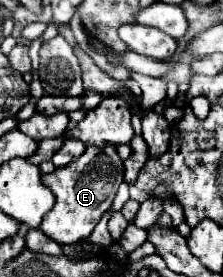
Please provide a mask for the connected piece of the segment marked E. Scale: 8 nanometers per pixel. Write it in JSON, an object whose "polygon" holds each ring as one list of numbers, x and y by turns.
{"polygon":[[87,146,79,160,65,168,57,168,51,174,45,174,41,180,53,192,55,206,45,214,39,230,45,236,51,236,51,240,57,244,77,244,91,236,101,216,111,208,117,188,123,182,123,160,117,156,115,146,107,146,103,150]]}

